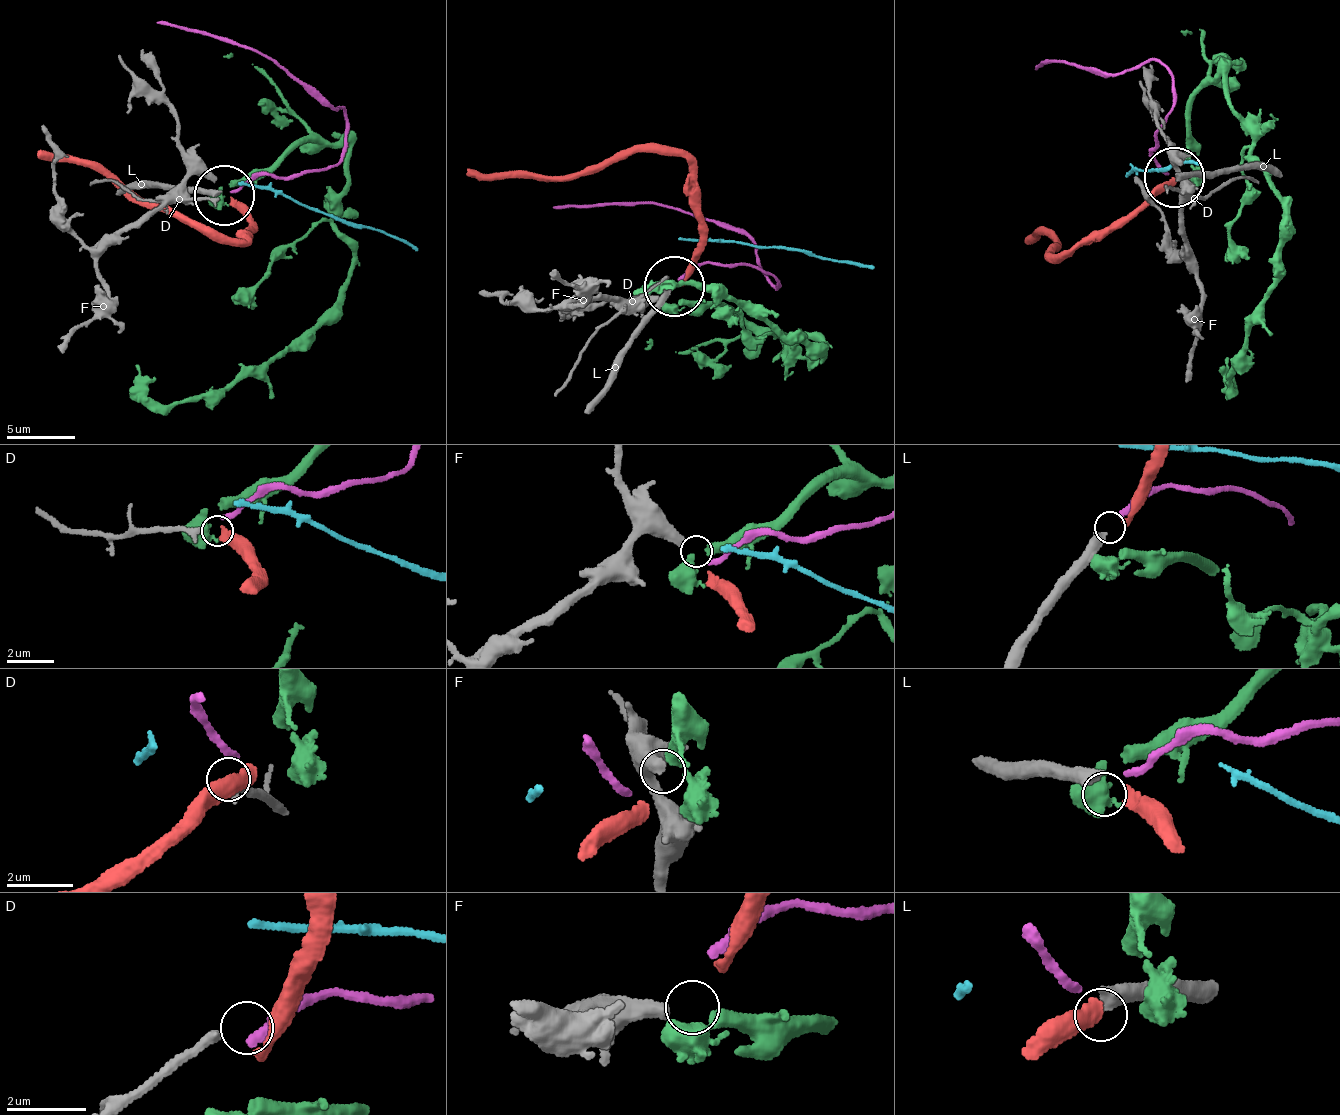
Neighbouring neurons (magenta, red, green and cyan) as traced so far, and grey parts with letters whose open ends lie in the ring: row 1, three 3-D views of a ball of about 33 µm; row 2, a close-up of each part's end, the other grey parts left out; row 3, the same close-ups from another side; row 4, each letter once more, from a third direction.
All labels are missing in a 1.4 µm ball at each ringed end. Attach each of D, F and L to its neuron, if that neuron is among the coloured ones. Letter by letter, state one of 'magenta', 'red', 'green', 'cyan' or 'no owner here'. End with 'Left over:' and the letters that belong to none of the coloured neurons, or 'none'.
D: no owner here
F: green
L: red
Left over: D

